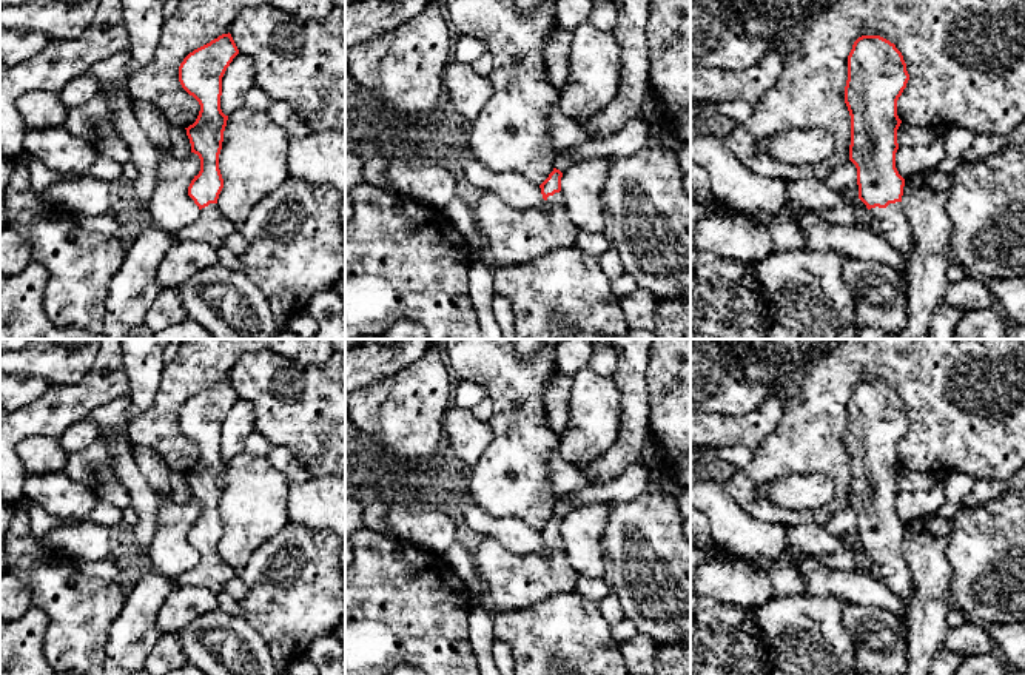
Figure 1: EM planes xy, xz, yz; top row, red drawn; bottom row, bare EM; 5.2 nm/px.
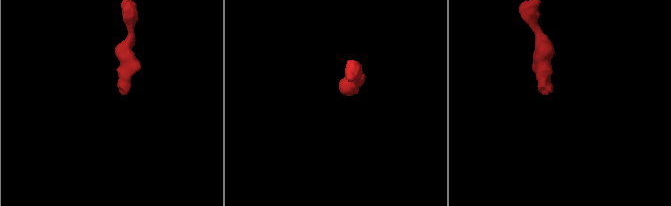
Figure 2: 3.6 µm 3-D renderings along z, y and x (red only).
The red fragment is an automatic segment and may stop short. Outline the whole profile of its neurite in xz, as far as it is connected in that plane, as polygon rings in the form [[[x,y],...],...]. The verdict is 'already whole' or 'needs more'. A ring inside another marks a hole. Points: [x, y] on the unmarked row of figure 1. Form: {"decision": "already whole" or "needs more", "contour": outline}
{"decision": "needs more", "contour": [[[556,513],[549,519],[549,522],[539,530],[543,544],[555,550],[564,550],[564,541],[561,538],[561,522],[563,518]]]}

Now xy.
{"decision": "needs more", "contour": [[[228,378],[190,398],[179,411],[182,433],[200,450],[196,467],[185,473],[191,498],[200,504],[200,516],[188,532],[188,541],[199,552],[200,562],[177,583],[216,593],[233,576],[233,570],[217,553],[217,544],[223,533],[219,499],[228,465],[220,455],[222,422],[237,399],[239,395]]]}

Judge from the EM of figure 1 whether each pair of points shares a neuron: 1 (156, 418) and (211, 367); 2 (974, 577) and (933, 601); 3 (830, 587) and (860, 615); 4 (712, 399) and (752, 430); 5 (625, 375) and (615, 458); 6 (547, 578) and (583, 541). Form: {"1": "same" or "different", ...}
{"1": "same", "2": "different", "3": "different", "4": "different", "5": "same", "6": "different"}

